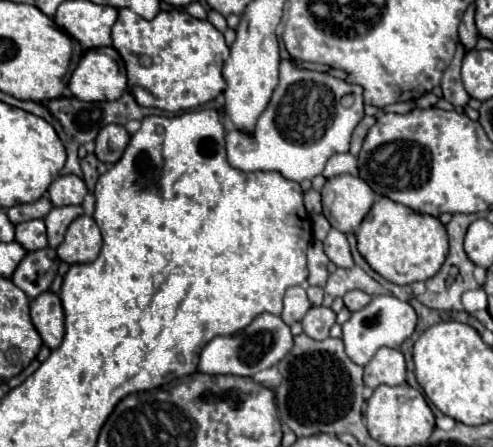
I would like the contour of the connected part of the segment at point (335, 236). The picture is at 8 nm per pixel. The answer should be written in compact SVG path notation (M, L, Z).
M330 230L328 238L324 240L324 252L338 268L352 268L354 260L350 254L350 246L346 236L340 230Z

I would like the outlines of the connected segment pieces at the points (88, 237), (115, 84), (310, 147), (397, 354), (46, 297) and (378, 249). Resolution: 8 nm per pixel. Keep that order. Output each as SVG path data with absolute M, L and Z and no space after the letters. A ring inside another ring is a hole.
M78 216L66 230L64 242L58 246L58 258L68 264L86 264L96 260L102 248L100 230L90 216Z
M92 48L80 58L68 80L74 98L82 102L98 102L118 100L122 96L126 90L126 72L106 50L112 48Z
M290 60L280 64L280 82L262 116L256 122L254 136L232 130L226 134L226 152L232 168L242 172L280 172L284 178L302 182L322 174L326 160L336 152L348 152L350 136L364 118L362 88L346 84L324 72L296 68ZM354 94L354 104L344 108L340 98Z
M380 348L376 356L364 368L364 384L368 388L376 388L380 384L398 386L406 382L406 366L400 350Z
M52 292L40 294L30 302L30 316L44 344L56 350L64 338L64 310L60 298Z
M378 198L372 204L356 232L356 240L358 252L370 268L394 284L412 284L432 278L448 254L448 234L438 218L420 214L388 198Z

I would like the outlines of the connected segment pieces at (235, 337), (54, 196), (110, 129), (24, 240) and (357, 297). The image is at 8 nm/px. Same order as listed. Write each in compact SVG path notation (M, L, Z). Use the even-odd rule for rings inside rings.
M260 314L252 324L242 328L230 336L216 336L212 338L200 354L198 370L202 374L218 376L218 374L232 374L232 376L254 376L256 372L278 364L292 348L292 334L288 324L276 314Z
M68 174L68 176L60 176L56 178L50 188L48 188L48 196L52 200L54 206L68 206L68 204L82 204L84 196L88 194L88 188L84 184L82 178Z
M108 124L96 136L94 154L104 164L116 164L116 160L120 160L120 156L124 154L124 148L128 146L128 140L130 140L130 136L122 126Z
M28 220L24 224L16 224L16 242L22 244L26 252L34 252L48 246L44 220Z
M352 290L352 292L346 292L342 296L344 300L344 306L350 310L350 312L356 312L360 308L364 308L368 302L370 302L370 296L366 292L360 292L360 290Z

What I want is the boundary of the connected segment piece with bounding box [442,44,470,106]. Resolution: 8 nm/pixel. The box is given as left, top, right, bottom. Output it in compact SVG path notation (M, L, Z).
M458 44L458 50L456 50L456 54L454 54L448 70L444 72L444 78L442 78L444 98L448 102L452 102L454 106L466 106L468 100L470 100L470 96L464 90L462 80L460 80L460 64L462 64L462 58L464 58L464 46Z

